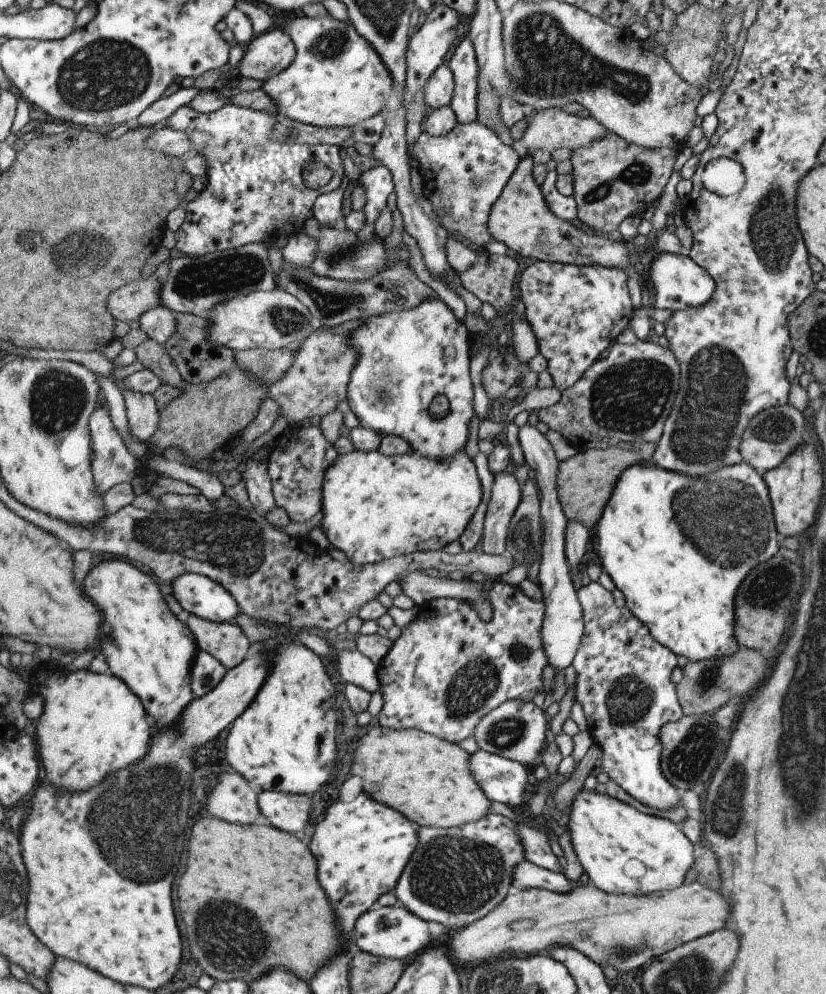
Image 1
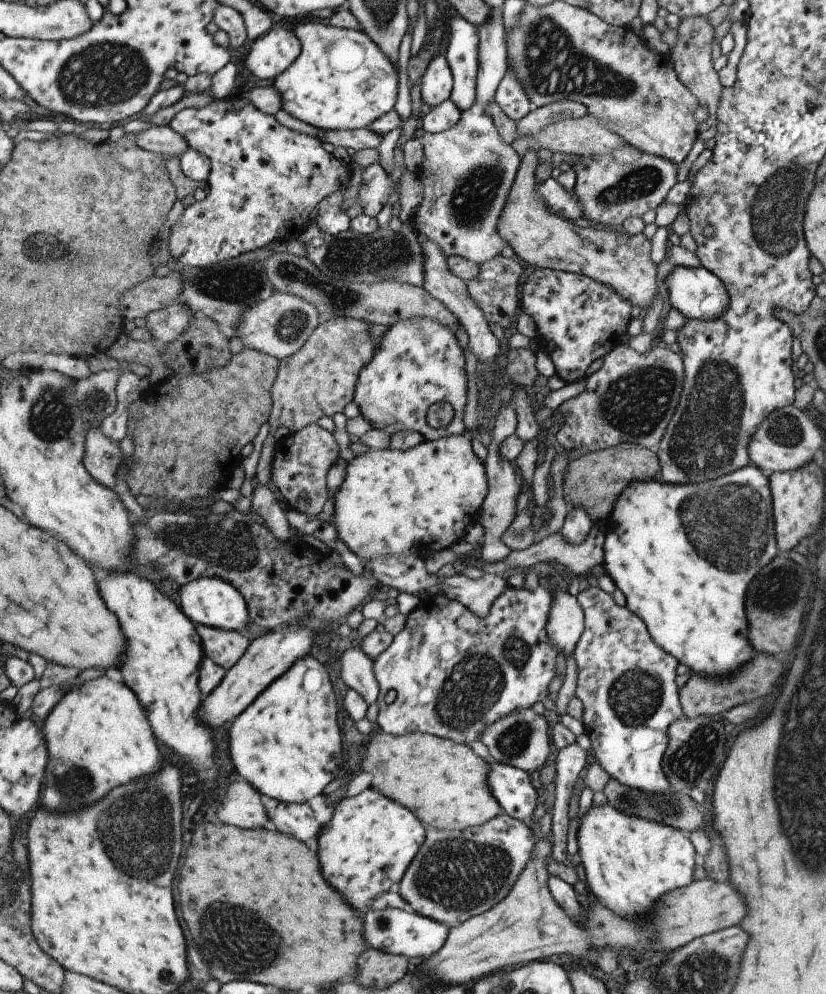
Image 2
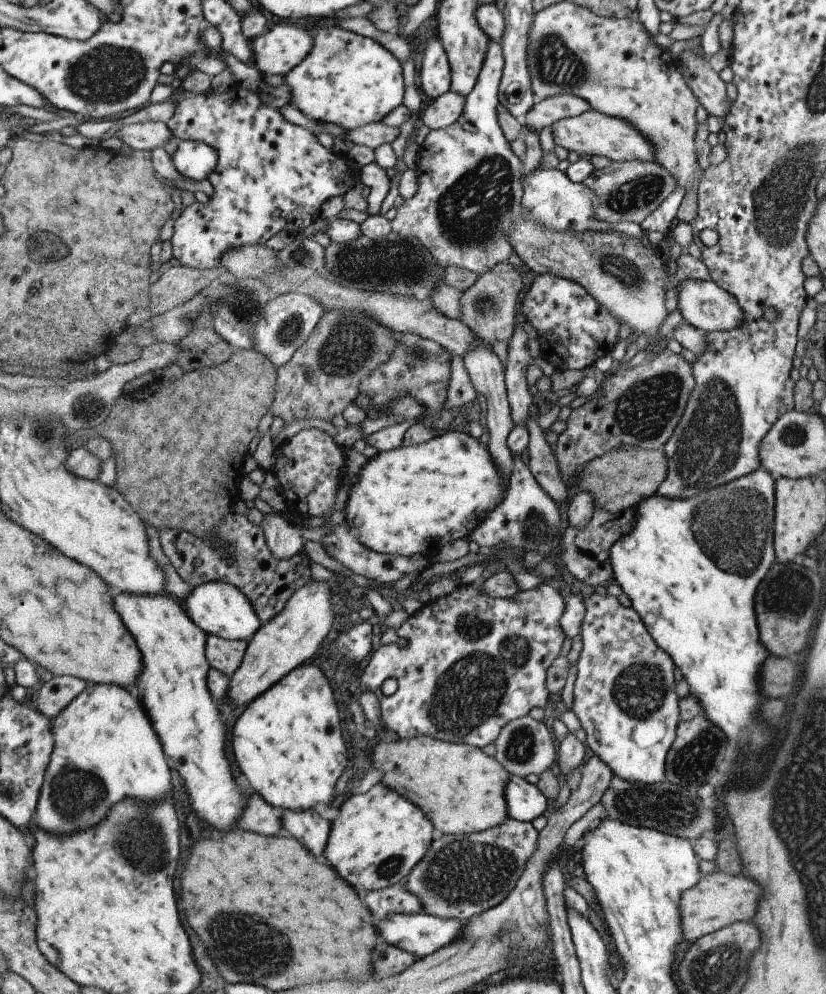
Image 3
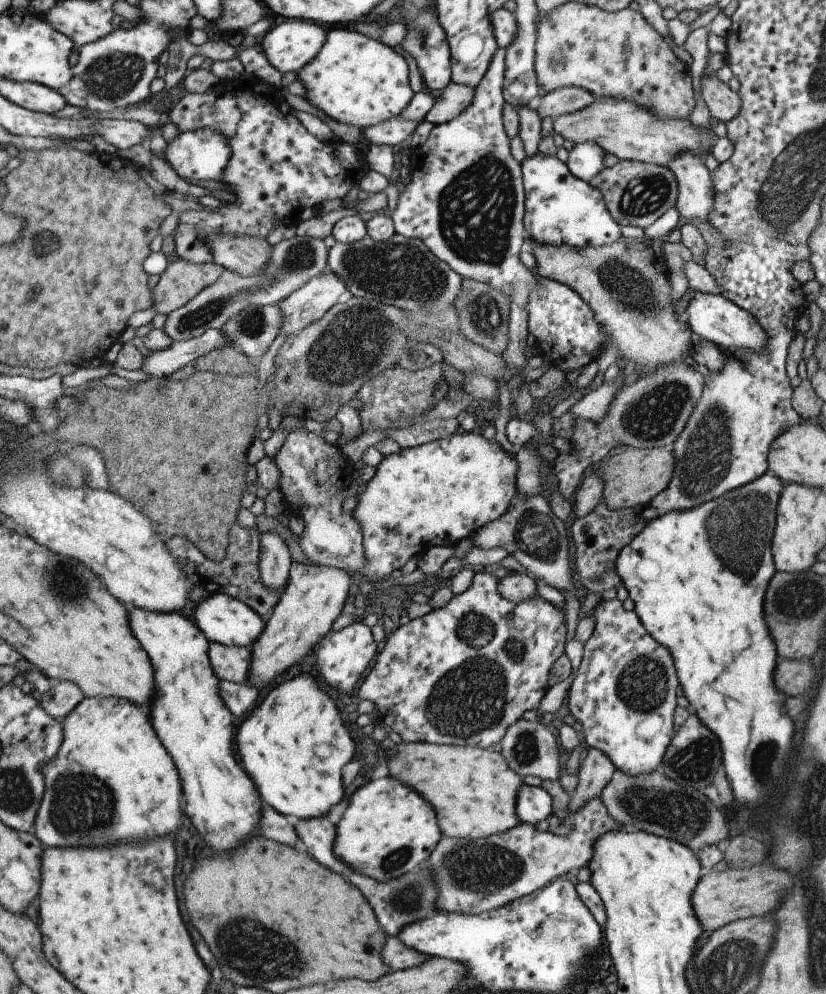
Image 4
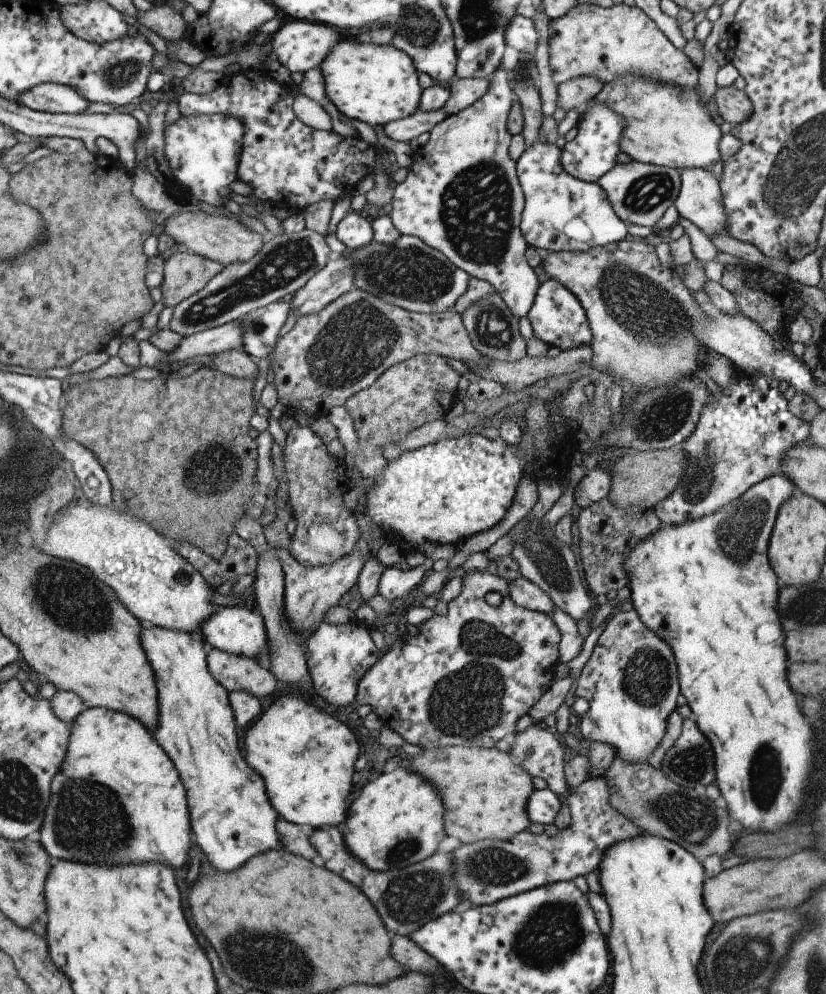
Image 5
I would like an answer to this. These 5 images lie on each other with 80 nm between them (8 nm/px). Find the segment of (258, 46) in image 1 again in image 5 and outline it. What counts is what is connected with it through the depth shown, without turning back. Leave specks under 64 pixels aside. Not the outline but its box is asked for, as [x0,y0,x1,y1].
[267,20,345,73]

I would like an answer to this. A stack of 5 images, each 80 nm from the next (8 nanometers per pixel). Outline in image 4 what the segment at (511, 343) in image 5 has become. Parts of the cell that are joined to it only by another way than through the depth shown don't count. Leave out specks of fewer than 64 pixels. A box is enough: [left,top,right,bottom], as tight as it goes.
[455,292,508,353]

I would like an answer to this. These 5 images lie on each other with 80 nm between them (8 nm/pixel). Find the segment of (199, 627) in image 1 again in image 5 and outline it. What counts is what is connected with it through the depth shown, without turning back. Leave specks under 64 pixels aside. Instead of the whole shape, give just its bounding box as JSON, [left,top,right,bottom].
[206,646,275,696]

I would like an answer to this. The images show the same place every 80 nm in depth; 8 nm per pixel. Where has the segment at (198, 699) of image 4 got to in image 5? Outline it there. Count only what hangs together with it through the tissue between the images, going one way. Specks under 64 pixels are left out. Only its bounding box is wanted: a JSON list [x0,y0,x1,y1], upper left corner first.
[139,626,279,872]

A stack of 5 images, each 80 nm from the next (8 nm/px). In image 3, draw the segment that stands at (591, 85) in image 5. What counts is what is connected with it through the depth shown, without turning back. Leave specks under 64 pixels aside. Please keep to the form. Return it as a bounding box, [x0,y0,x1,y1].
[521,94,590,133]

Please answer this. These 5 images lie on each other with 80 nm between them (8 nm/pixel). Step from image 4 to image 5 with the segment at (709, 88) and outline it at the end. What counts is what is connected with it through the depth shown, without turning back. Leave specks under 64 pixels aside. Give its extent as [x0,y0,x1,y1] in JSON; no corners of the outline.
[714,85,751,125]

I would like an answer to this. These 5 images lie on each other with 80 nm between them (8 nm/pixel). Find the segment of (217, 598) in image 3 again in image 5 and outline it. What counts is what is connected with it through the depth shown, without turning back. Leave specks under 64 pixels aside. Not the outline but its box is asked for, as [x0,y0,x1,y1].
[199,605,267,661]

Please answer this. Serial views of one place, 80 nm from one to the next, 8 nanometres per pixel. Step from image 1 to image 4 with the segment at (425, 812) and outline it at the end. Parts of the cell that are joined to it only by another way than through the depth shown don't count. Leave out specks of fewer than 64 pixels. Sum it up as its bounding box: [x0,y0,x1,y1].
[384,741,523,839]

